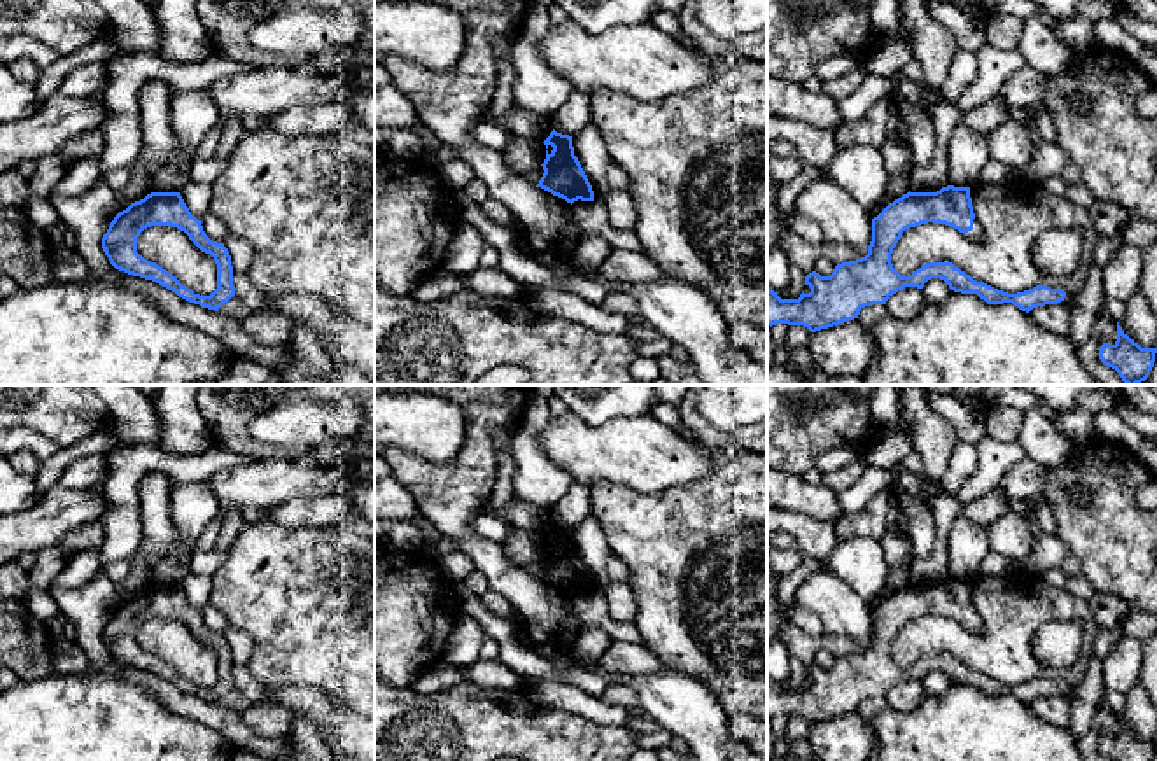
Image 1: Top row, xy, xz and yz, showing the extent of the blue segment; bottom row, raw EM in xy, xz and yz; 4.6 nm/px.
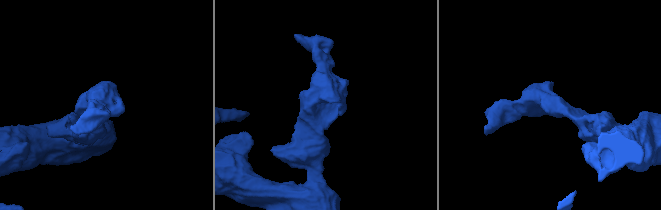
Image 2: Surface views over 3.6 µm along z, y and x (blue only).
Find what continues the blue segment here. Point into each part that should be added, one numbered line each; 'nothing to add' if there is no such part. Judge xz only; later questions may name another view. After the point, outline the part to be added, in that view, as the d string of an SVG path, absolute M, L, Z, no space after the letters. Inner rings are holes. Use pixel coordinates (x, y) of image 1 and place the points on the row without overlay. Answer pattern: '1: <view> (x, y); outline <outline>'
nothing to add

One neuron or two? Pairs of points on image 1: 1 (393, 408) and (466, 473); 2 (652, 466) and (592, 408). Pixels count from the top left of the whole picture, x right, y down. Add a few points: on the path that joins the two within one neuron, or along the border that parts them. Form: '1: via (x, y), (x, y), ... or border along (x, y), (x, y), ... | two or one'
1: border along (466, 420), (466, 441), (450, 460), (412, 455) | two
2: border along (569, 411), (589, 425), (646, 415) | two

